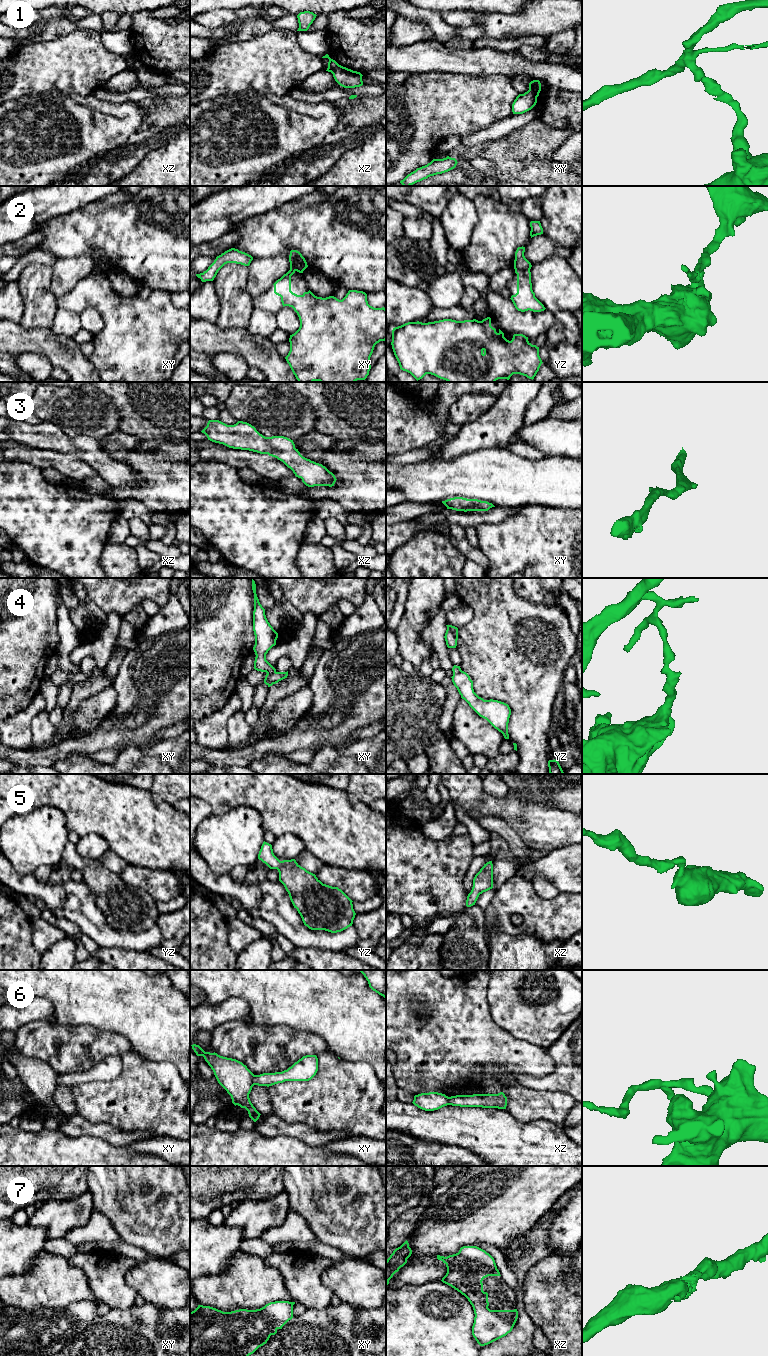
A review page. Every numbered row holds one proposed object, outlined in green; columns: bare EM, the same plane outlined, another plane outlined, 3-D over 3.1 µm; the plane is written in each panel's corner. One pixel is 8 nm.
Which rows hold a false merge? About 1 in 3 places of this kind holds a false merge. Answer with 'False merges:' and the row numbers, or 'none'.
False merges: 1, 2, 4, 6

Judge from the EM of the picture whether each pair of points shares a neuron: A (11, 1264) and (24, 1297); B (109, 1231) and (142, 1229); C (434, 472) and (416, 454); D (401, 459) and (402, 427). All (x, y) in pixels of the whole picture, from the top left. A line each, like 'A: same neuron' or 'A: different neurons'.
A: different neurons
B: different neurons
C: different neurons
D: different neurons

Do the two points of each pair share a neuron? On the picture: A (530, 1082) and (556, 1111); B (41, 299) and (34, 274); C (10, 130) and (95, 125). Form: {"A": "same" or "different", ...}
{"A": "different", "B": "same", "C": "same"}

